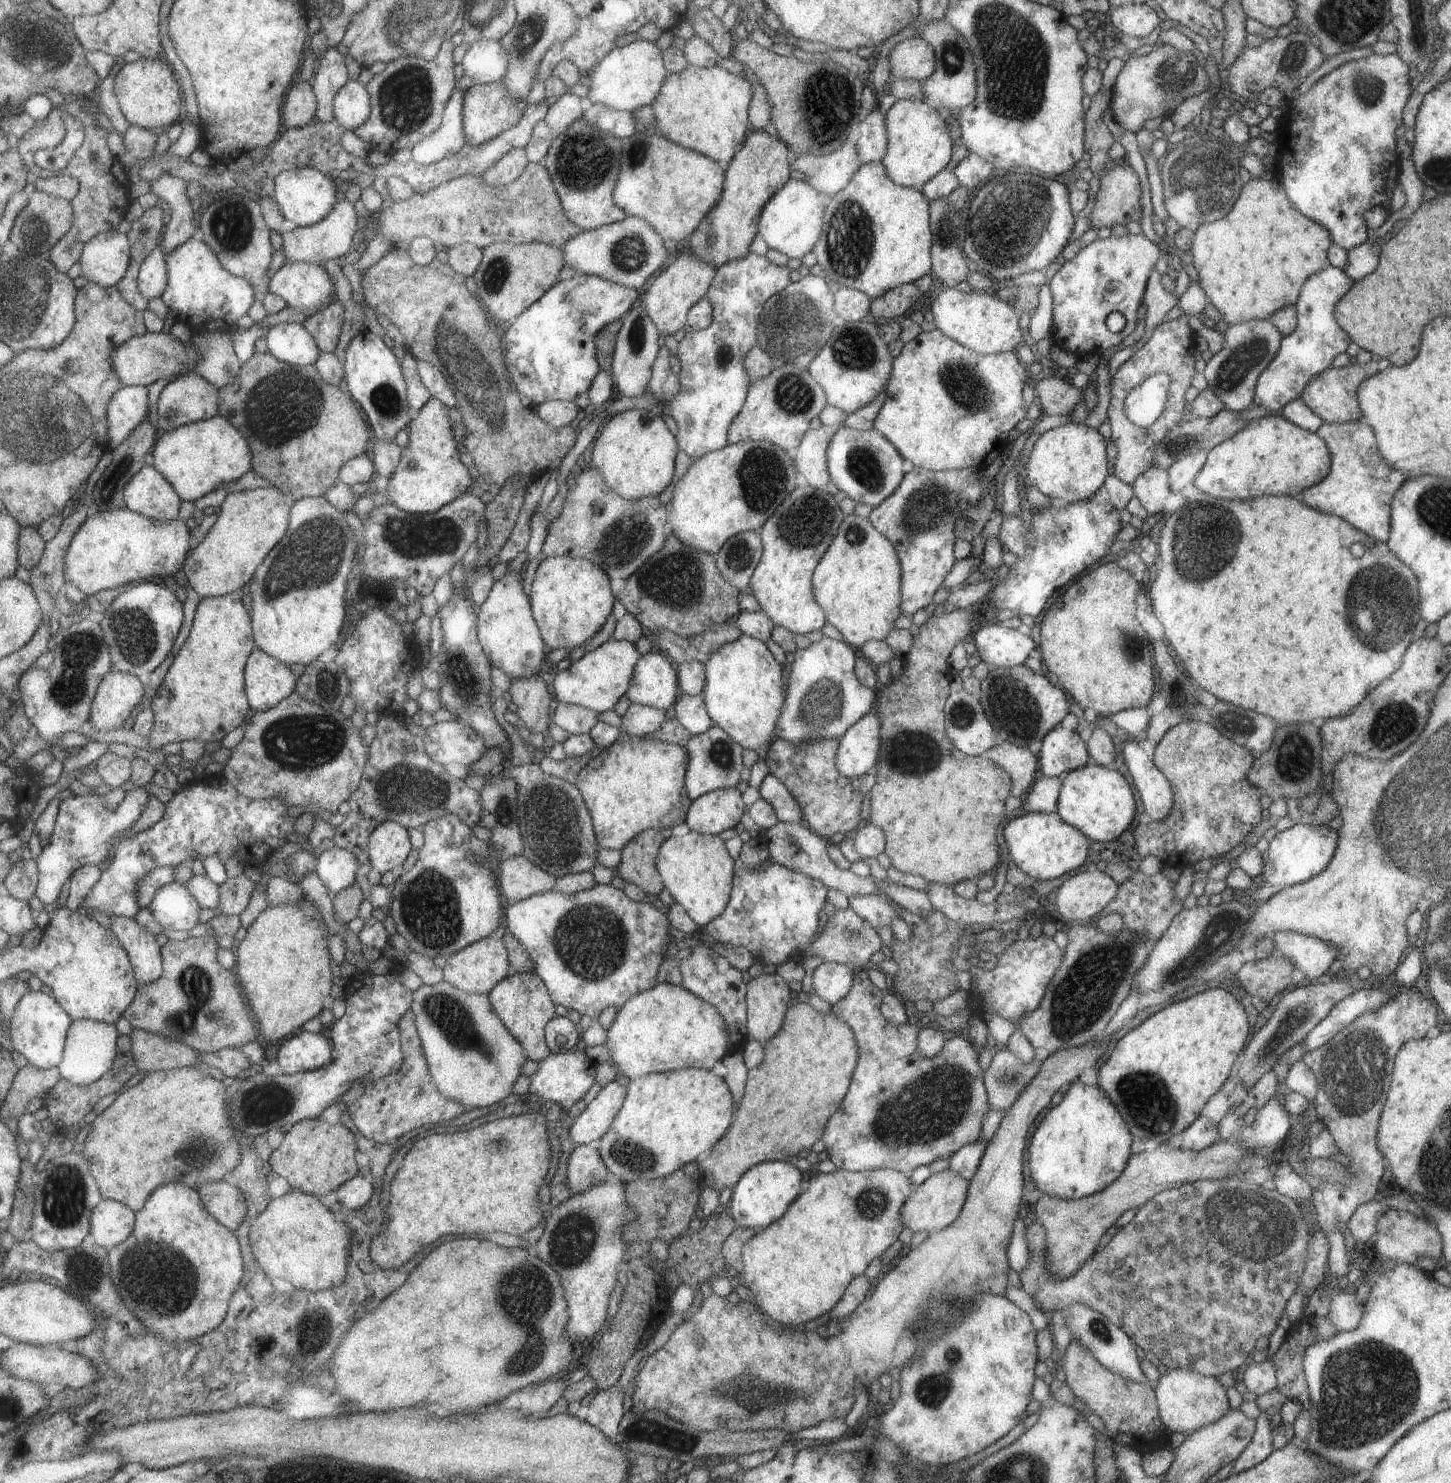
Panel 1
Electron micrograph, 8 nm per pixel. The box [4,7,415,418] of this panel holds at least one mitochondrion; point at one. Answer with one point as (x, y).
(37, 37)

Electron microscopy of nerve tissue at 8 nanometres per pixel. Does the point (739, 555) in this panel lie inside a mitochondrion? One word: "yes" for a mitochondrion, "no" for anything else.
yes

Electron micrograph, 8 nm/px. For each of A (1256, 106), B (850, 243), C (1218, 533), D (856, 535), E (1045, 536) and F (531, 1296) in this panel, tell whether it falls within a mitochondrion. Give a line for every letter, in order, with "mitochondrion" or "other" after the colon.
A: other
B: mitochondrion
C: mitochondrion
D: mitochondrion
E: mitochondrion
F: mitochondrion

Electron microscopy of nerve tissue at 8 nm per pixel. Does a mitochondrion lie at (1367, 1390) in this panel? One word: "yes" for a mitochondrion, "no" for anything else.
yes

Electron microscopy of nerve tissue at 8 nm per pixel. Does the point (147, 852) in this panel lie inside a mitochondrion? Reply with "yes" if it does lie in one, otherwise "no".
yes

